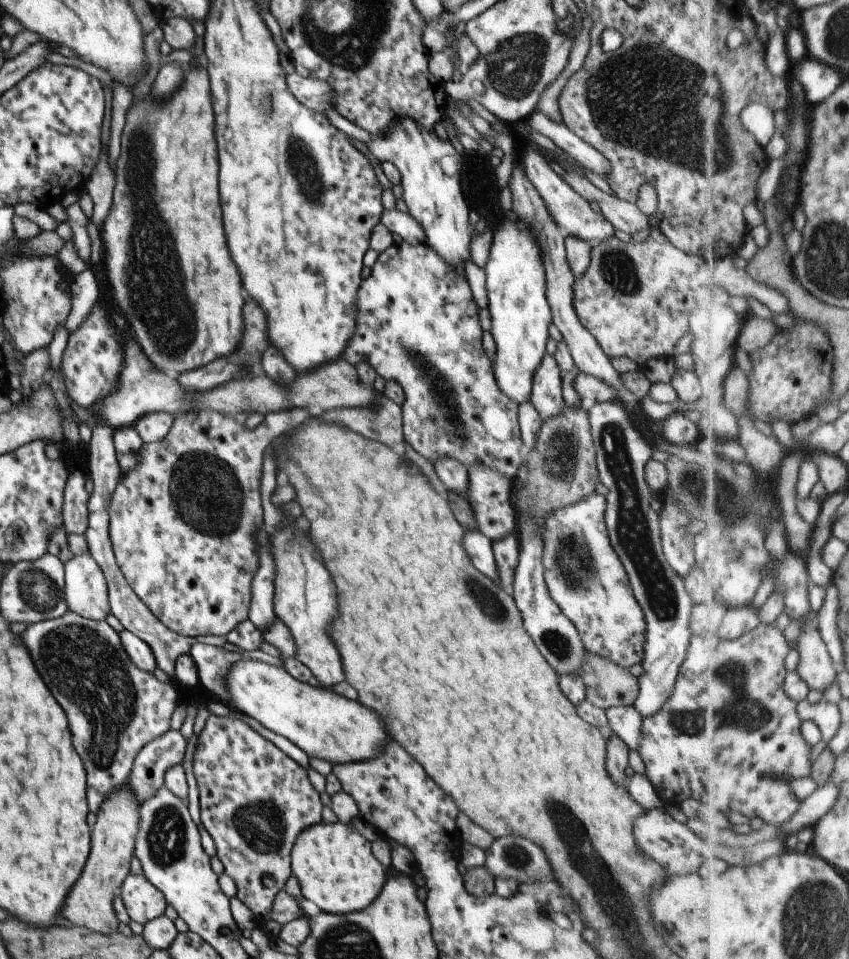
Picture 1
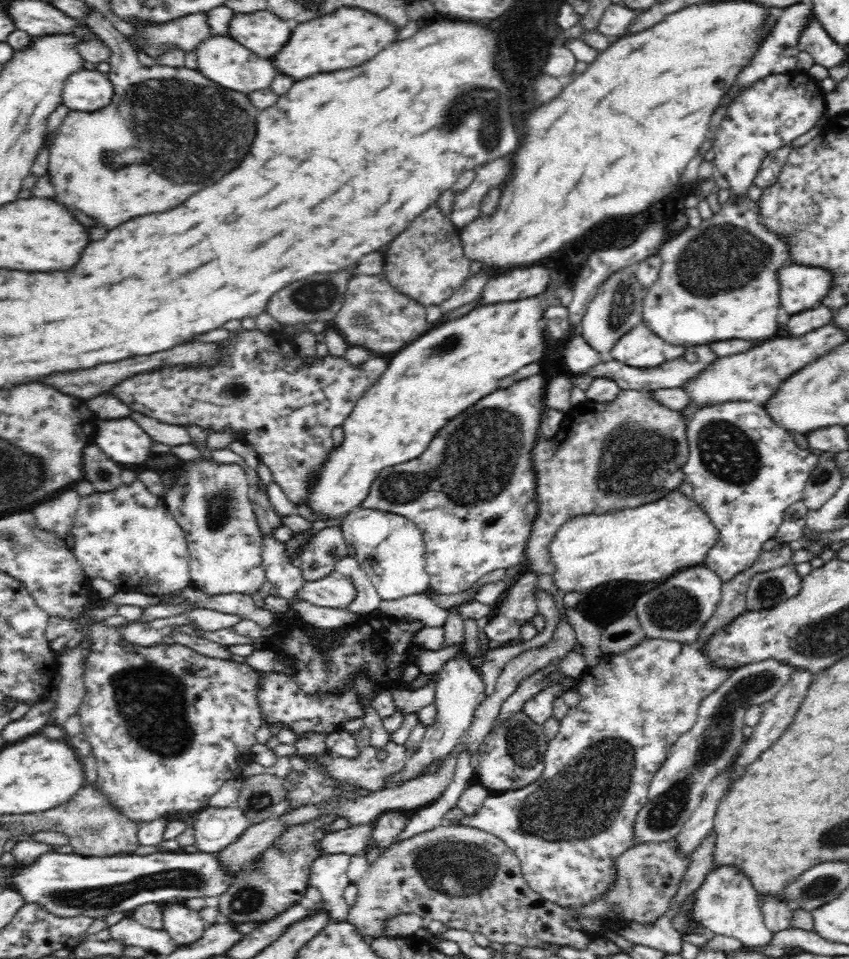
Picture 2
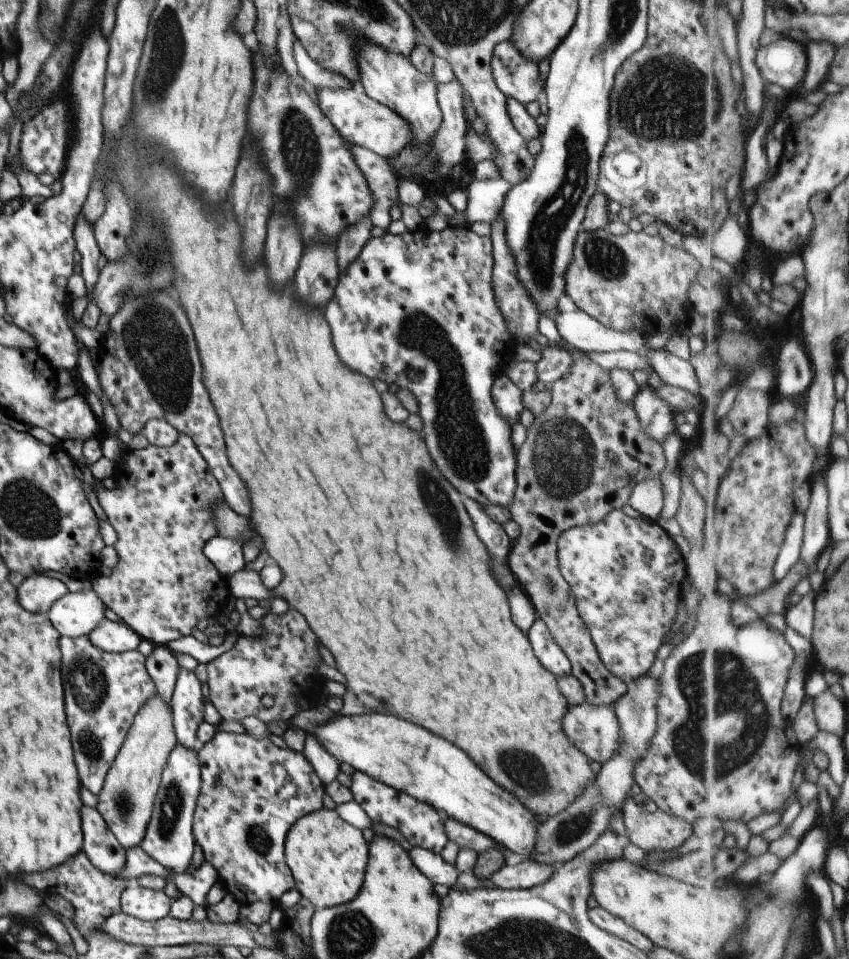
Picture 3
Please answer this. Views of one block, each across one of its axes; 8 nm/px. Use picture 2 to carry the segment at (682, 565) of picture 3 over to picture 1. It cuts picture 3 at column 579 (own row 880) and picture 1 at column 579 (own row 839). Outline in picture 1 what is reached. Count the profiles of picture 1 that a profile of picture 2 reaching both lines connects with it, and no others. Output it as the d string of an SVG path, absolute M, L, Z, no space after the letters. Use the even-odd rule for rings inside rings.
M600 493L554 510L546 518L542 564L552 600L572 621L592 654L627 669L640 664L646 644L646 618L634 596L625 566L612 546L605 521L607 500Z

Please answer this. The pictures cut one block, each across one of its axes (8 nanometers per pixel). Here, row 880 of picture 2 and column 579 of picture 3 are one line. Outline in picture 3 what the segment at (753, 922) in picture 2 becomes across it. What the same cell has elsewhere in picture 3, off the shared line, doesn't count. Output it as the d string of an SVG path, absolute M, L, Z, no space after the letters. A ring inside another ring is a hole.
M586 701L577 705L569 704L562 717L562 732L591 761L606 762L614 754L620 740L620 723L615 713L615 706L613 704L594 706Z

